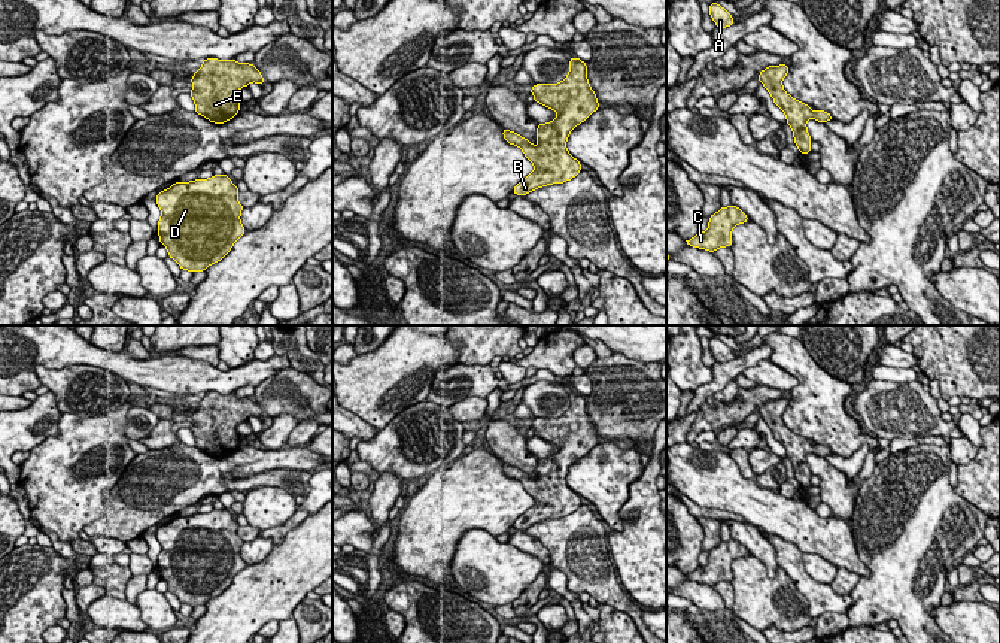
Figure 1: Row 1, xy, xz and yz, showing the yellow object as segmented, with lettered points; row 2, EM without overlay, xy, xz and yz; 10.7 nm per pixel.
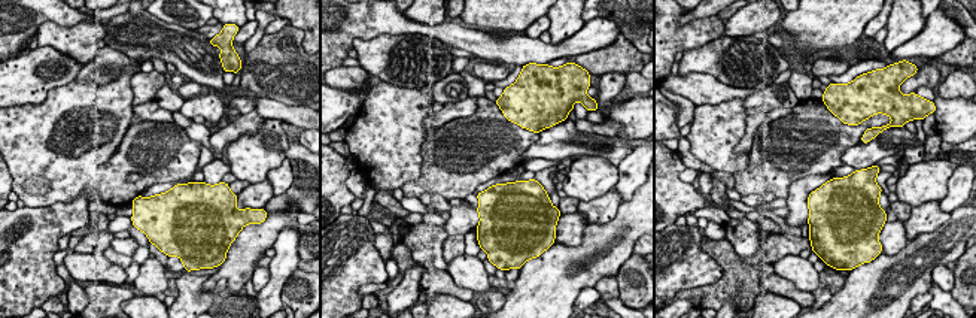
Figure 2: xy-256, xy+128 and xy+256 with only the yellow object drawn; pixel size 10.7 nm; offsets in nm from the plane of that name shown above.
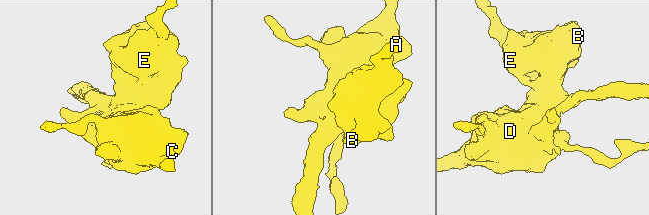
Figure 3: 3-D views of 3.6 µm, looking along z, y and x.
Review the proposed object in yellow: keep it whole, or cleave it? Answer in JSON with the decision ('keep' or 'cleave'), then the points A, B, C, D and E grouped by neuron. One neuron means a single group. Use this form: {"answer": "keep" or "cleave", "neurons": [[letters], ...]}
{"answer": "keep", "neurons": [["A", "B", "C", "D", "E"]]}

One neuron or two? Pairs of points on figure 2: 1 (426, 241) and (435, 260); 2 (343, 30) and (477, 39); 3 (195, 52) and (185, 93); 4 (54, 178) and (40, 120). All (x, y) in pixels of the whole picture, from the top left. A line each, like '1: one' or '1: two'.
1: one
2: one
3: two
4: one

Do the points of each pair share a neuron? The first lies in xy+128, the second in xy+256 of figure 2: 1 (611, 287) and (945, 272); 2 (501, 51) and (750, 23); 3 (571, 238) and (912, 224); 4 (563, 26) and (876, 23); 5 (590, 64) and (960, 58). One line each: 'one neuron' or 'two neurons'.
1: one neuron
2: two neurons
3: two neurons
4: two neurons
5: one neuron

